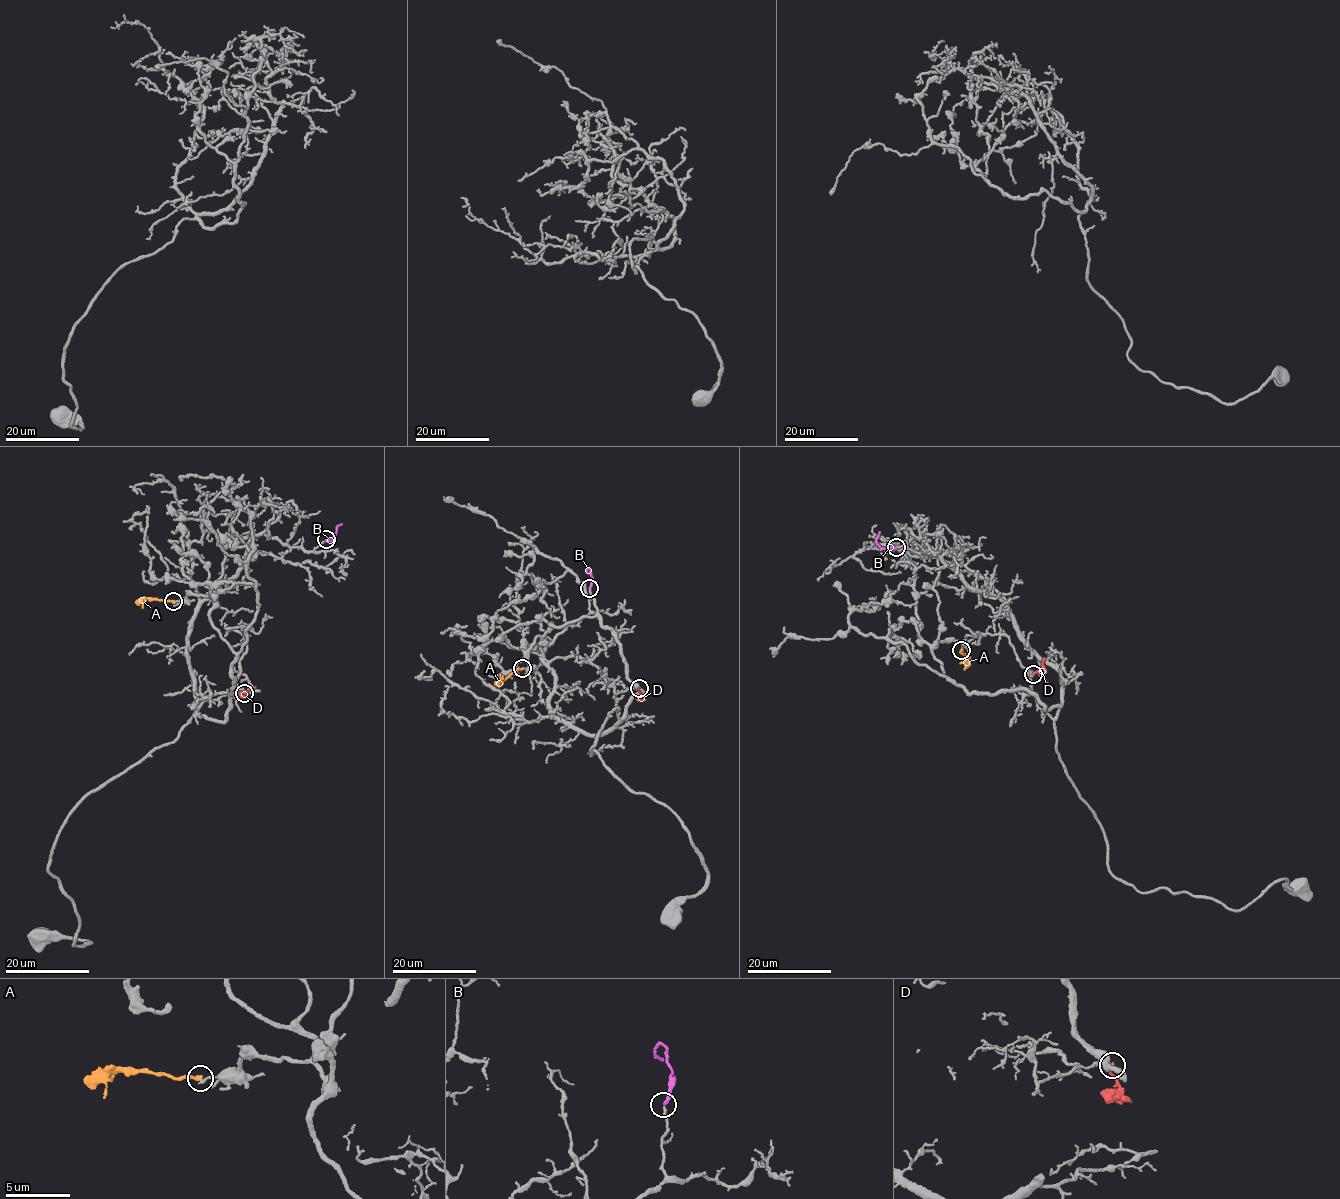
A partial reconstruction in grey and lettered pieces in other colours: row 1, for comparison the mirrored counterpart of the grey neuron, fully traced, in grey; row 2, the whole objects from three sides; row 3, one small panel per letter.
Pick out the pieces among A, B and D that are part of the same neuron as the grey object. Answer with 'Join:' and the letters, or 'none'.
Join: B

